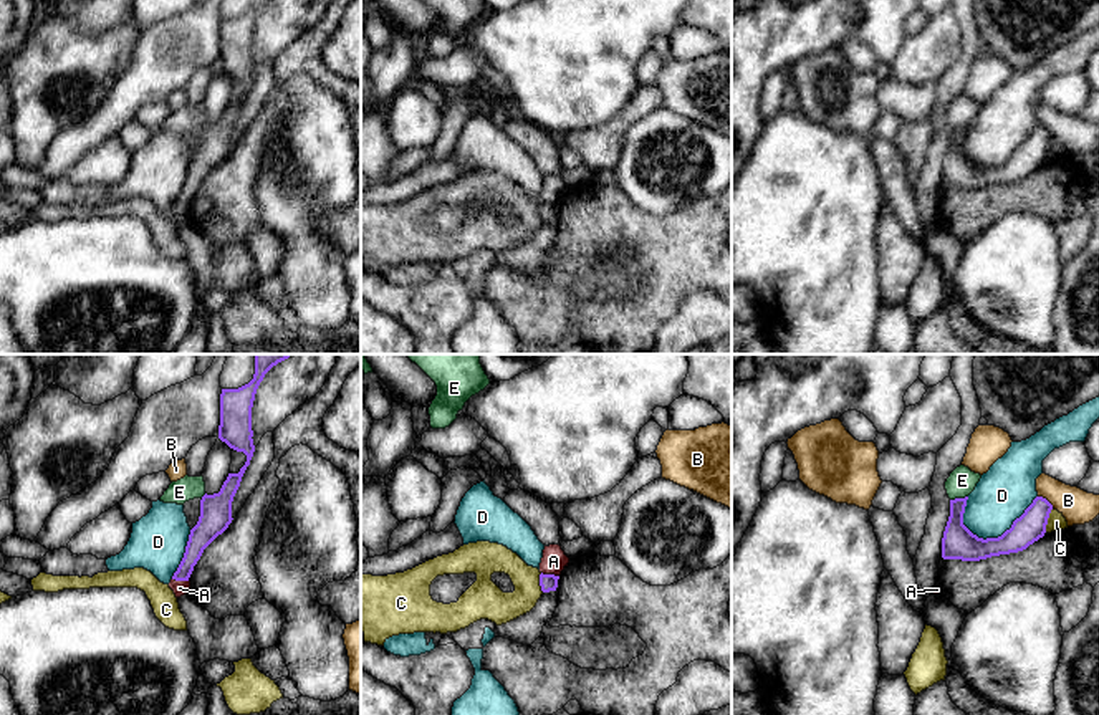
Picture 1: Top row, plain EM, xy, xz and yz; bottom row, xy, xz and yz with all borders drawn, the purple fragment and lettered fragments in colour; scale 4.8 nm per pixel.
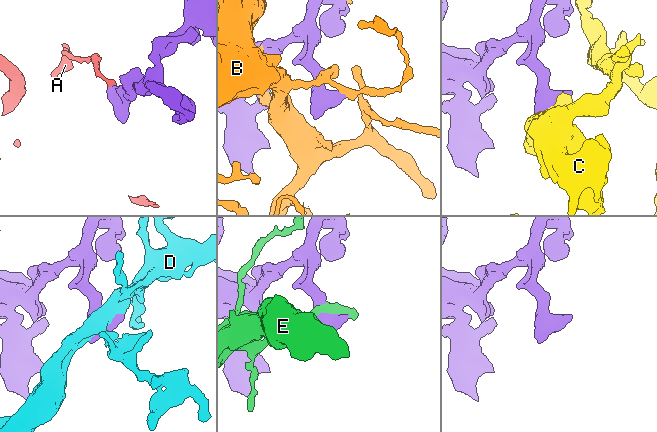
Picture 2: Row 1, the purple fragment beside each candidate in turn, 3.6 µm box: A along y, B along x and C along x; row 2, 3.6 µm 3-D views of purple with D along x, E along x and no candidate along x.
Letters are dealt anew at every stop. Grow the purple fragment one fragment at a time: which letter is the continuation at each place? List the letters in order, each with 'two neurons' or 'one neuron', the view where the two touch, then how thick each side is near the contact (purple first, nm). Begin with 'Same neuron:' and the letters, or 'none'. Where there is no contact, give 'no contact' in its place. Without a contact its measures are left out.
Same neuron: none
A: two neurons | xz | 80/120 nm
B: two neurons | yz | 150/170 nm
C: two neurons | yz | 150/80 nm
D: two neurons | yz | 160/260 nm
E: two neurons | yz | 160/140 nm

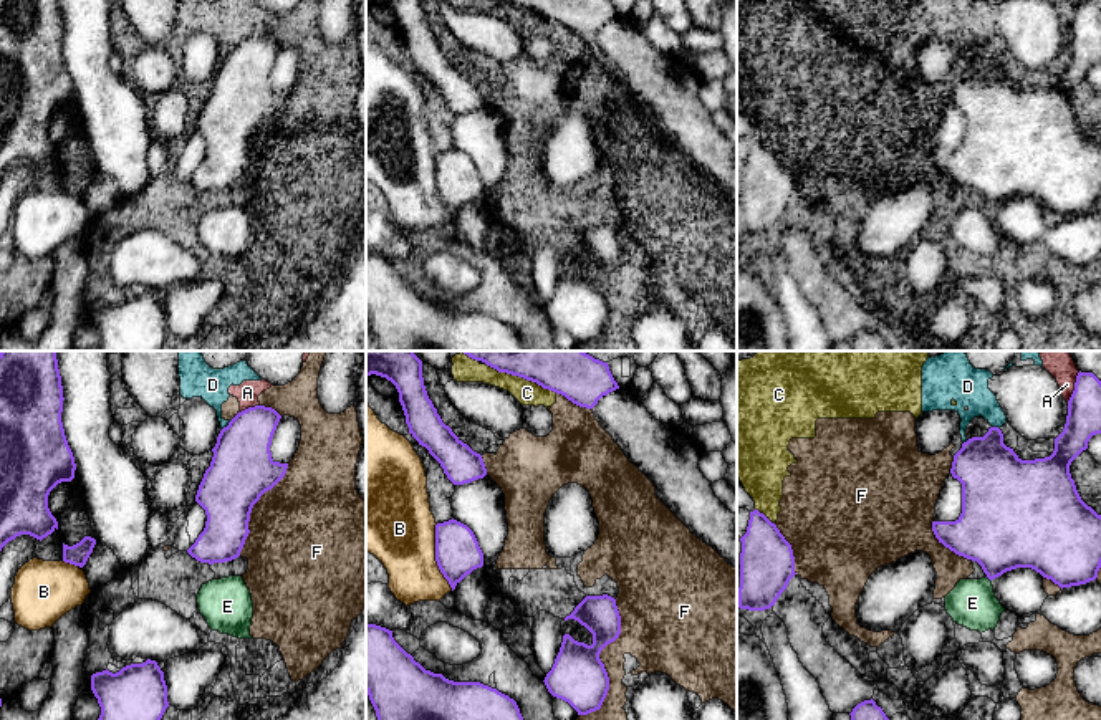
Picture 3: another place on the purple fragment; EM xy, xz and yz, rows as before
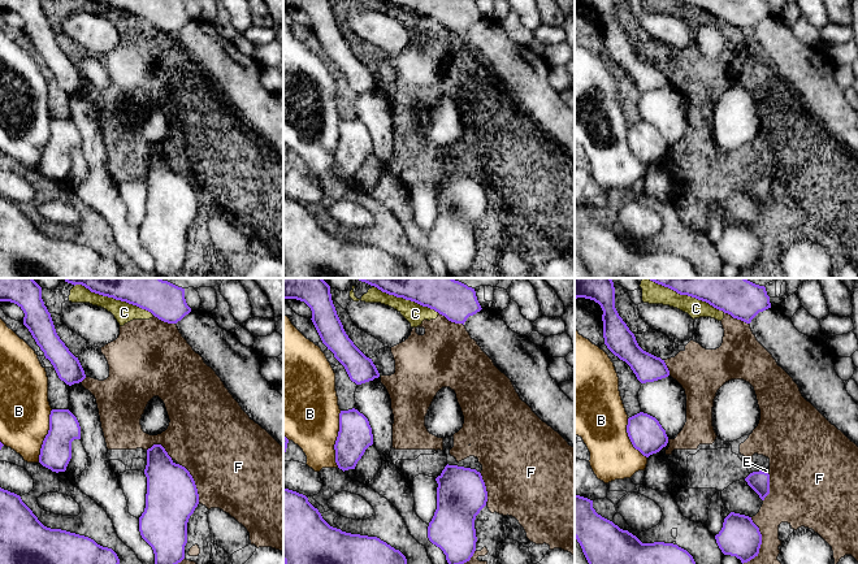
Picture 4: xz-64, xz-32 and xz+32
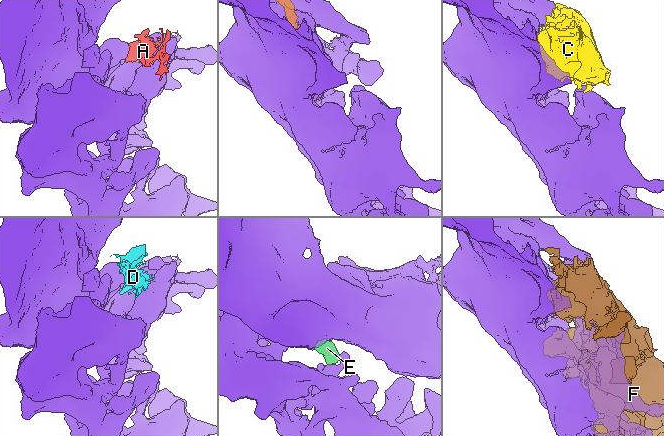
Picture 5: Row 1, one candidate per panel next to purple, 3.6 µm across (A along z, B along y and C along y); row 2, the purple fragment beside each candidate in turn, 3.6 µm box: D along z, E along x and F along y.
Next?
Same neuron: E
A: two neurons | yz | 170/90 nm
B: two neurons | xz | 220/360 nm
C: two neurons | xz | 160/120 nm
D: two neurons | xy | 300/160 nm
E: one neuron | yz | 400/240 nm
F: two neurons | xz | 260/240 nm

